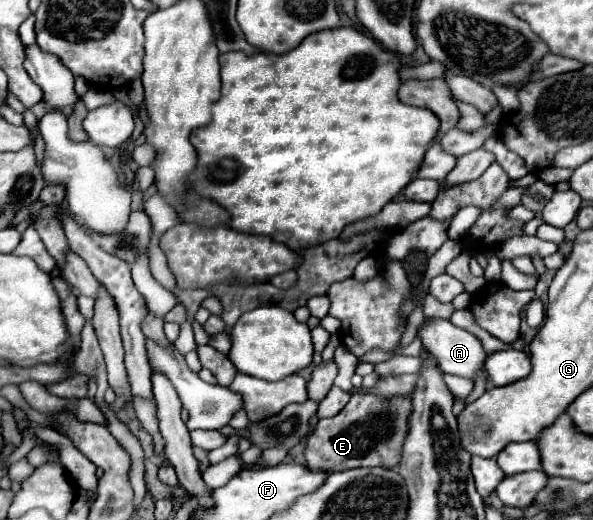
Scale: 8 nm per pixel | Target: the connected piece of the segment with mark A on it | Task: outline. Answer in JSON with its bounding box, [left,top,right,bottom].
[418,318,486,378]

